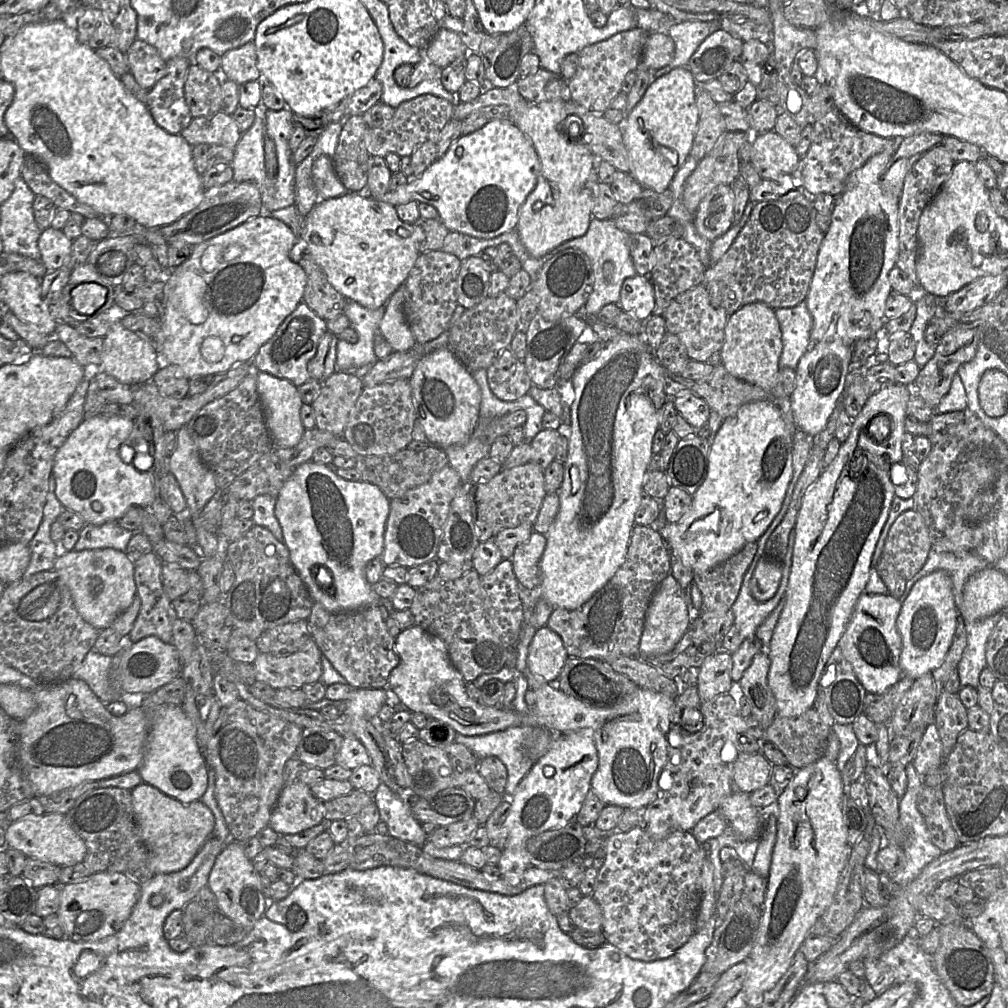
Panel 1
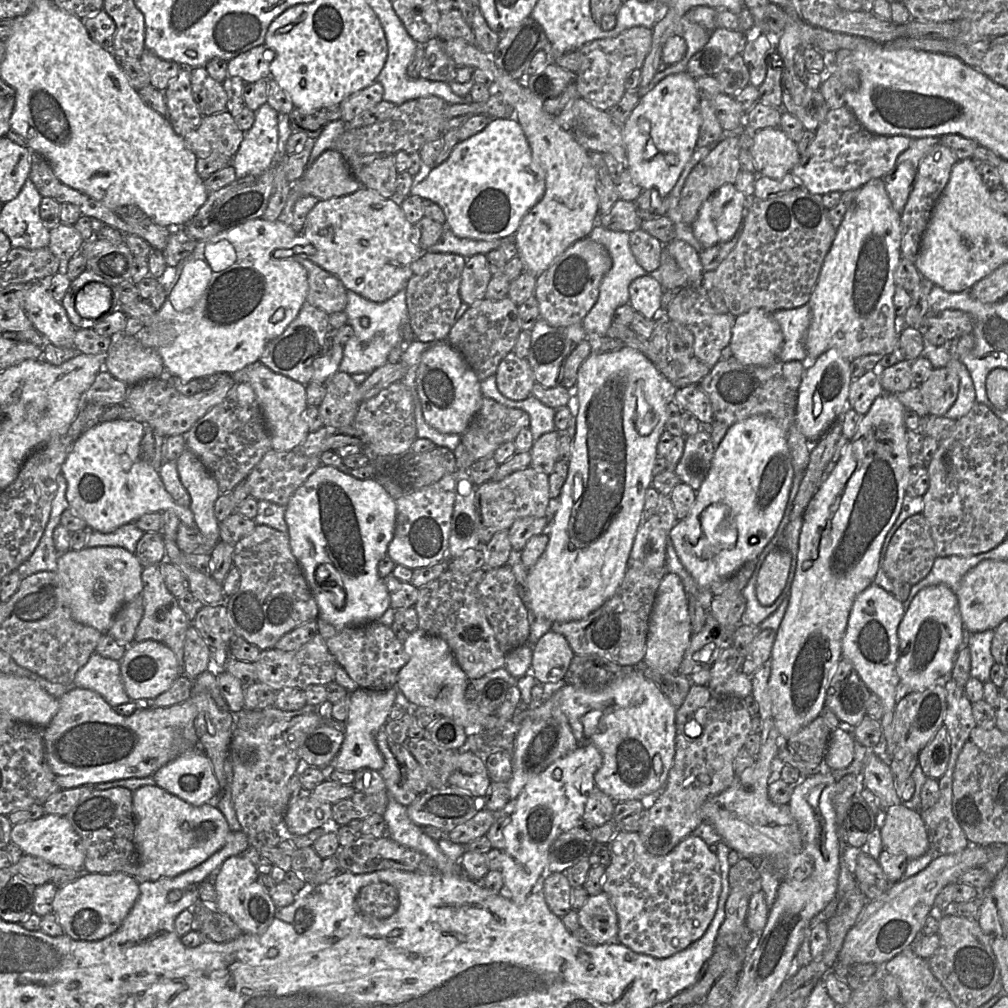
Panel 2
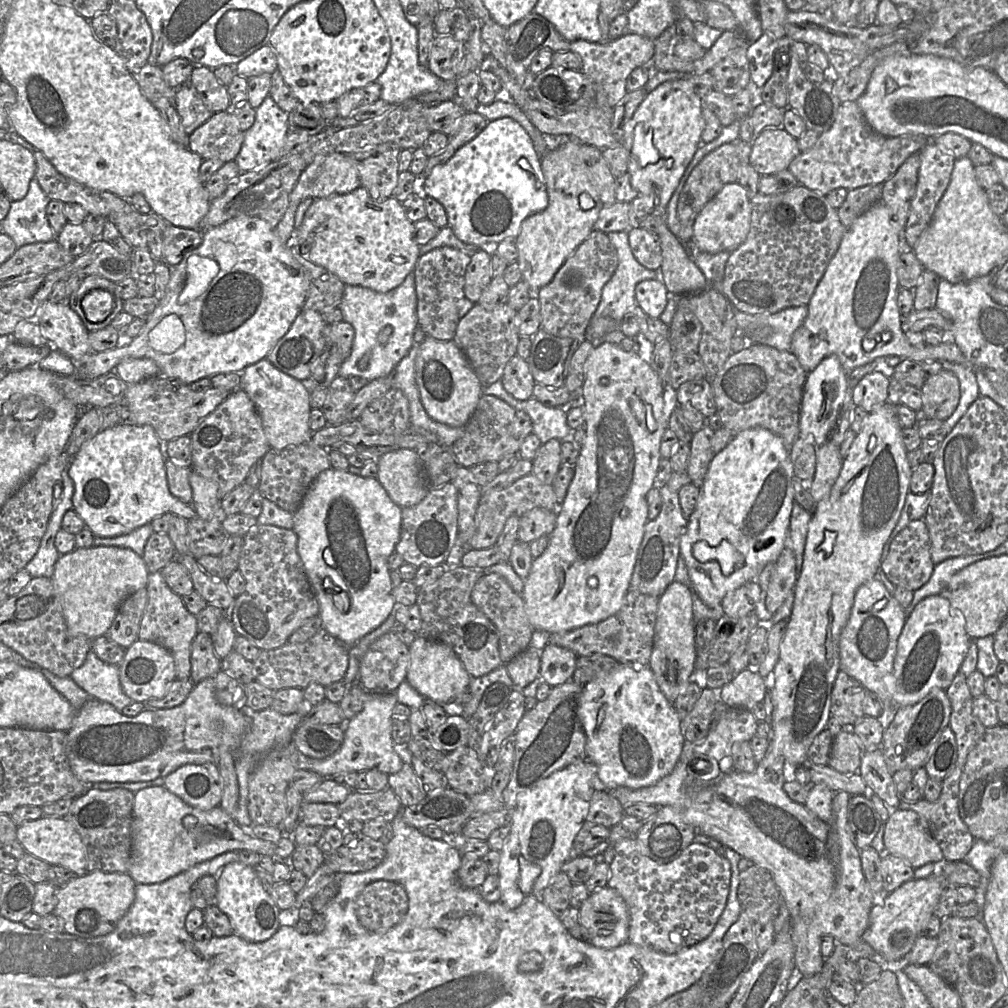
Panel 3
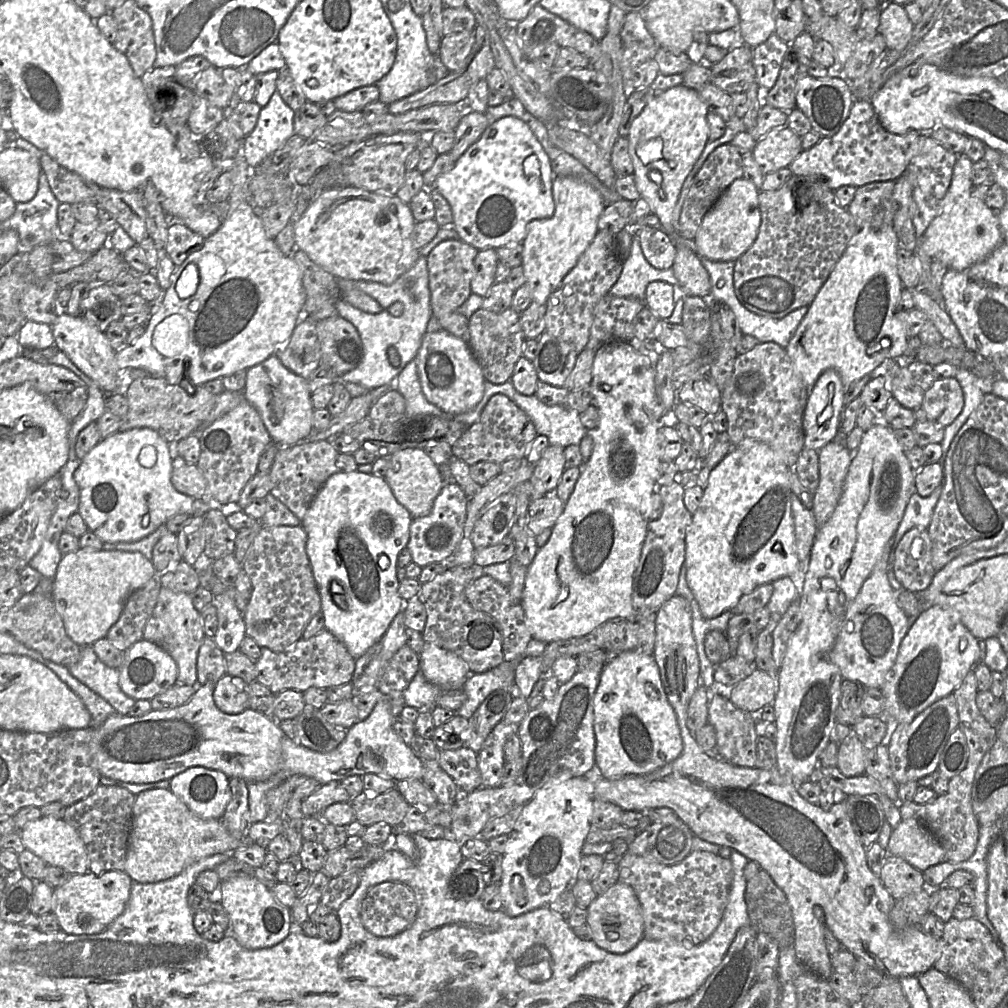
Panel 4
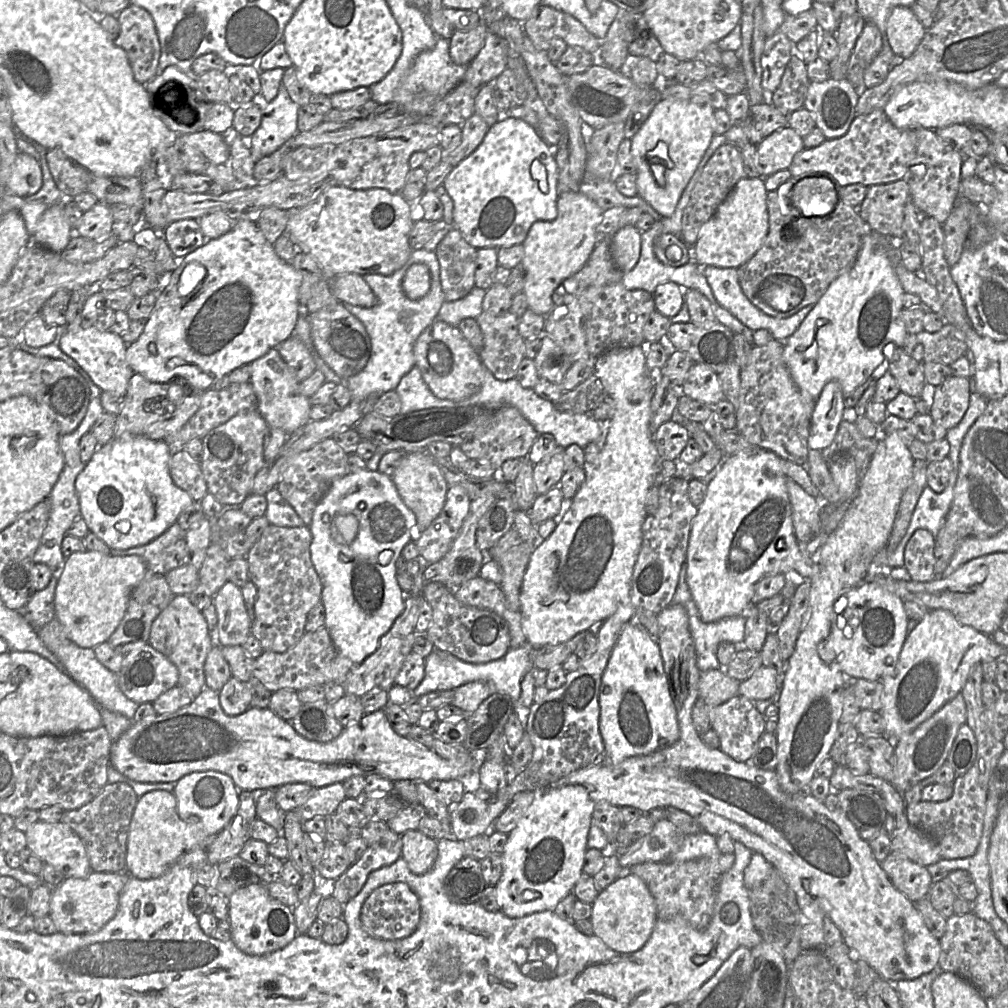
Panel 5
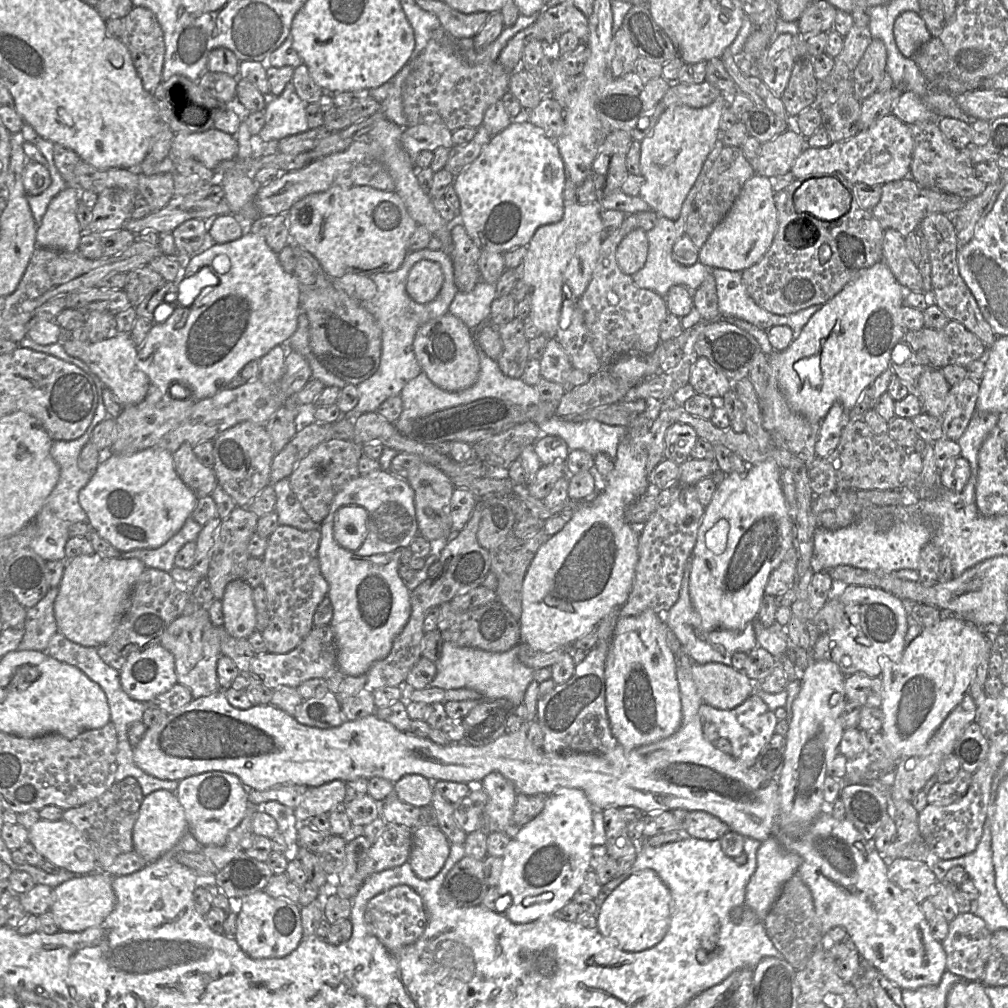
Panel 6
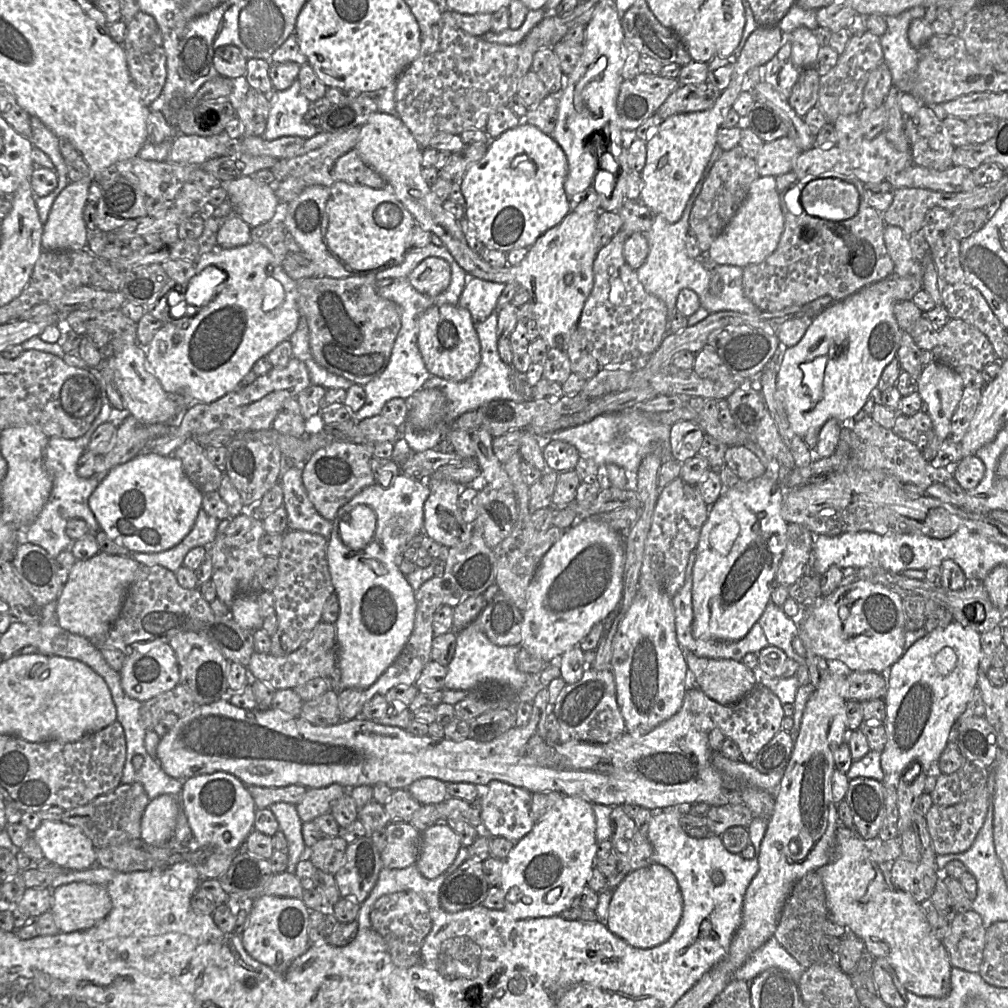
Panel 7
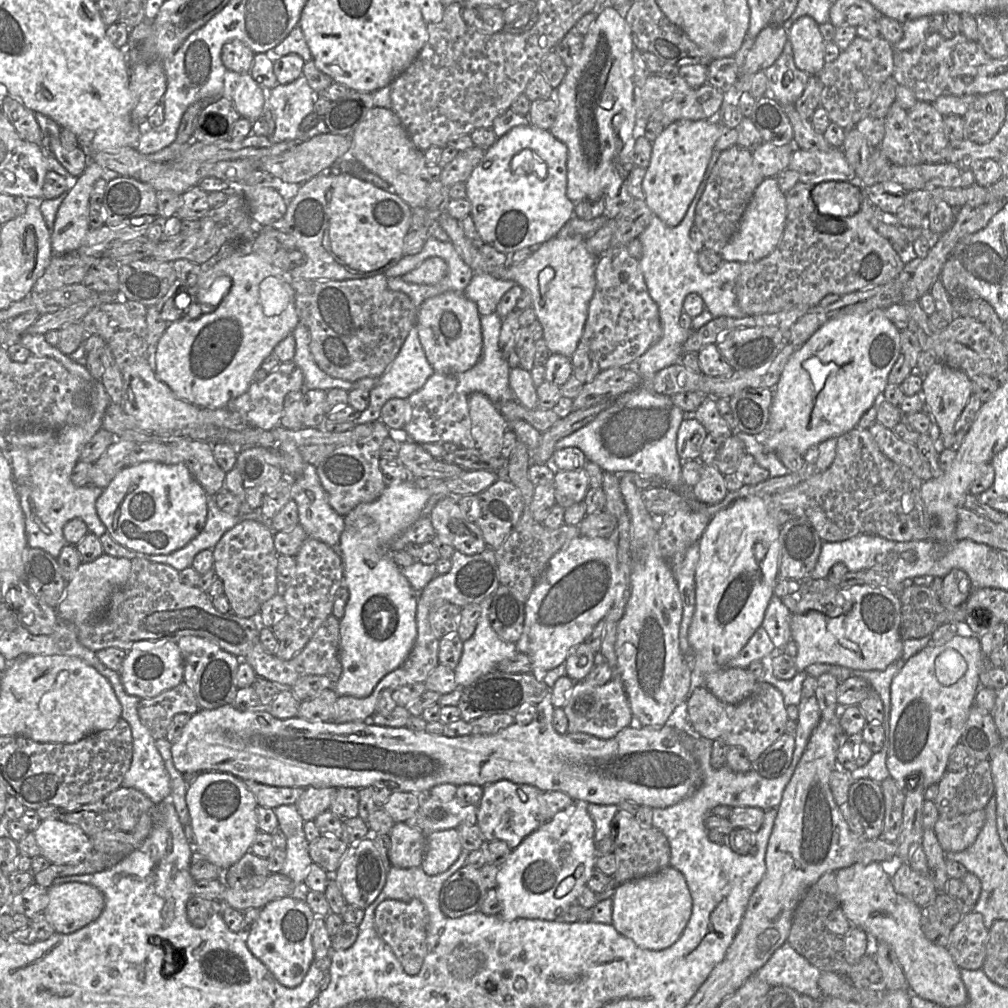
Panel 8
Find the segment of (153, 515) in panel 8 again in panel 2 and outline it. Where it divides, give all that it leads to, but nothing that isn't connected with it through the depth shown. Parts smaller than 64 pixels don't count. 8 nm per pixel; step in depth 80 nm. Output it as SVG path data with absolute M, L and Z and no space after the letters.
M136 420L102 421L84 431L74 441L61 468L66 479L66 499L76 515L90 530L111 533L122 525L134 523L151 512L173 511L188 527L197 527L190 507L178 505L165 489L157 471L142 455L145 425Z

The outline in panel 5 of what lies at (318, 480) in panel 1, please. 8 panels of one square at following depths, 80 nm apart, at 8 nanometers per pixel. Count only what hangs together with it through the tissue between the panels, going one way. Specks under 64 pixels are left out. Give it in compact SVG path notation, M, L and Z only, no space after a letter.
M364 469L356 473L350 472L349 474L336 479L332 483L326 495L316 506L309 528L312 534L312 542L310 546L311 559L323 584L321 602L326 611L324 627L328 629L338 651L344 657L349 658L354 664L359 664L376 651L381 637L389 631L395 620L405 610L406 596L397 581L396 562L401 556L403 548L413 540L413 537L416 534L416 516L401 499L390 476L380 473L379 471Z

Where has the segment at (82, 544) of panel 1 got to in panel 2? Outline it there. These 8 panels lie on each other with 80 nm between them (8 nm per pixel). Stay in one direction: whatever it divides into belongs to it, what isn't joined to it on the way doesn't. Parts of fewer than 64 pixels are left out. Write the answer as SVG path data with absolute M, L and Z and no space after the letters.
M134 523L122 525L111 533L89 530L85 547L116 546L135 554L137 543L144 533Z

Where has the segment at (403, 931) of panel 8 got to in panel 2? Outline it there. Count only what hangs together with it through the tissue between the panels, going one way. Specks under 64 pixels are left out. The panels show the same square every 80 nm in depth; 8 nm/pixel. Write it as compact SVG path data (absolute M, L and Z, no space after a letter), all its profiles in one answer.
M372 883L361 888L358 894L358 908L369 918L385 920L397 911L399 894L387 883Z

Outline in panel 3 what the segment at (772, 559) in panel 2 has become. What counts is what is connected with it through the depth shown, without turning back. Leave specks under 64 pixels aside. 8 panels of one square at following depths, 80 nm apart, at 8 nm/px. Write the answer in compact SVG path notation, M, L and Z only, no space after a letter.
M785 547L773 563L765 590L765 606L770 612L775 612L782 605L793 590L796 578L794 553Z

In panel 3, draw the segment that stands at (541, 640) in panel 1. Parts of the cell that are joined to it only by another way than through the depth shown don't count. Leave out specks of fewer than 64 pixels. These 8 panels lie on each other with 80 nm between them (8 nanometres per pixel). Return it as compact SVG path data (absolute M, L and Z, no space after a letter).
M548 643L540 652L539 679L552 688L571 680L578 656L571 650Z

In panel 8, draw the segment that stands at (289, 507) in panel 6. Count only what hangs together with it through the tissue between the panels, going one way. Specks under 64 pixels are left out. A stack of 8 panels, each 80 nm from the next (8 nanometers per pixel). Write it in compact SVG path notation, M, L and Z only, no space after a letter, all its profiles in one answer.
M307 463L302 474L295 477L291 487L291 499L298 507L299 525L309 537L338 550L345 527L344 516L330 506L316 473L316 466Z

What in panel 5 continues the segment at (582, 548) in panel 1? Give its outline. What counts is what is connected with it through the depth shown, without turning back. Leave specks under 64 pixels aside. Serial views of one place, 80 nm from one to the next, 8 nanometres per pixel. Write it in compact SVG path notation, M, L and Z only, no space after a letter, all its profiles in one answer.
M644 346L615 348L598 356L595 360L594 373L602 383L608 398L614 401L615 413L607 423L607 435L600 453L592 465L585 465L587 477L575 496L567 511L558 520L555 530L547 539L544 539L533 551L527 565L522 587L520 591L520 612L522 615L522 629L527 643L533 648L547 645L556 645L566 642L578 633L585 632L590 628L597 628L619 608L630 603L632 575L642 544L642 526L647 517L646 501L651 488L654 486L654 465L658 459L658 451L654 442L654 435L650 431L651 409L650 402L653 397L655 372L647 367Z

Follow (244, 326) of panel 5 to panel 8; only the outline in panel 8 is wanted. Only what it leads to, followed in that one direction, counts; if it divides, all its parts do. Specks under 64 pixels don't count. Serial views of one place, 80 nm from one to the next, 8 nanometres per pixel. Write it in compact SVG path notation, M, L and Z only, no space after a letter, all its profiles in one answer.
M256 252L230 254L203 264L202 289L223 275L231 278L232 285L219 305L212 312L202 313L197 292L200 316L169 323L155 353L156 376L178 398L199 408L223 408L245 393L264 359L300 322L292 278Z

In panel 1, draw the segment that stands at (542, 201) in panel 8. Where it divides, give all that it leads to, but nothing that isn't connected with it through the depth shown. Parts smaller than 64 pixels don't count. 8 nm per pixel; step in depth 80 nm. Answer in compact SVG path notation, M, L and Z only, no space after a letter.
M493 119L488 121L482 128L477 131L461 135L447 150L447 152L439 159L436 159L422 174L411 178L405 185L399 187L395 191L388 191L381 197L373 197L376 200L391 204L393 206L398 206L399 204L406 204L410 201L417 201L427 203L436 208L439 214L439 219L442 221L444 226L449 230L449 232L458 232L473 236L476 238L490 239L495 238L501 234L509 232L516 229L519 211L525 202L528 195L533 191L537 184L538 176L540 172L540 162L537 153L528 139L528 137L517 127L513 122L503 119Z

